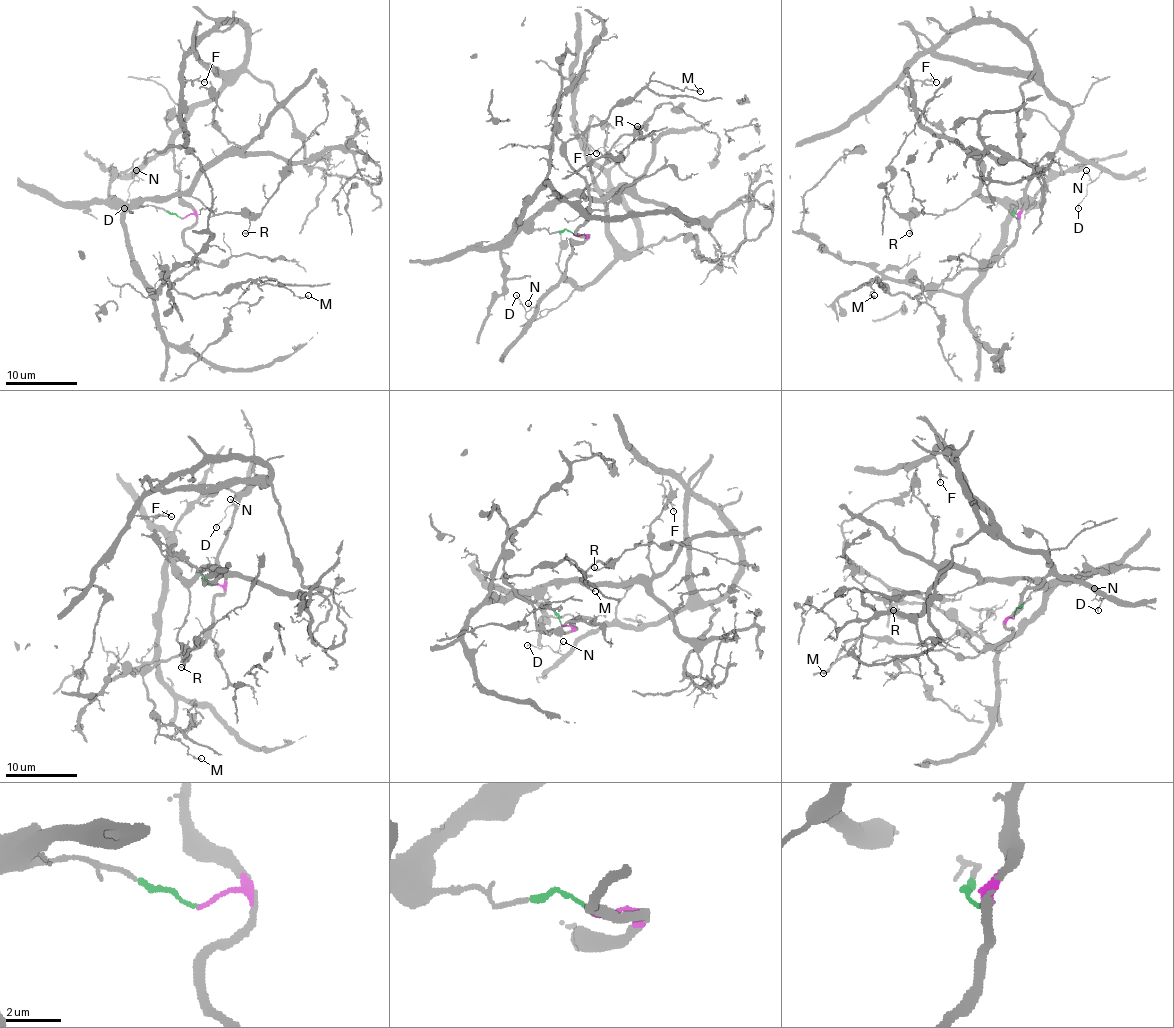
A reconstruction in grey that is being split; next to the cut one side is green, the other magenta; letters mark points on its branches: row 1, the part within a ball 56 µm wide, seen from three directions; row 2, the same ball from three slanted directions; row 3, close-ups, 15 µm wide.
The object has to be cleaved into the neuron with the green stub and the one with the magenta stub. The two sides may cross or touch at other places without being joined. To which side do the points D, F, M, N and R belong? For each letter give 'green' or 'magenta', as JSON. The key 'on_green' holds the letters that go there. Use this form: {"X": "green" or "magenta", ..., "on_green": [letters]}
{"D": "magenta", "F": "magenta", "M": "magenta", "N": "magenta", "R": "green", "on_green": ["R"]}

